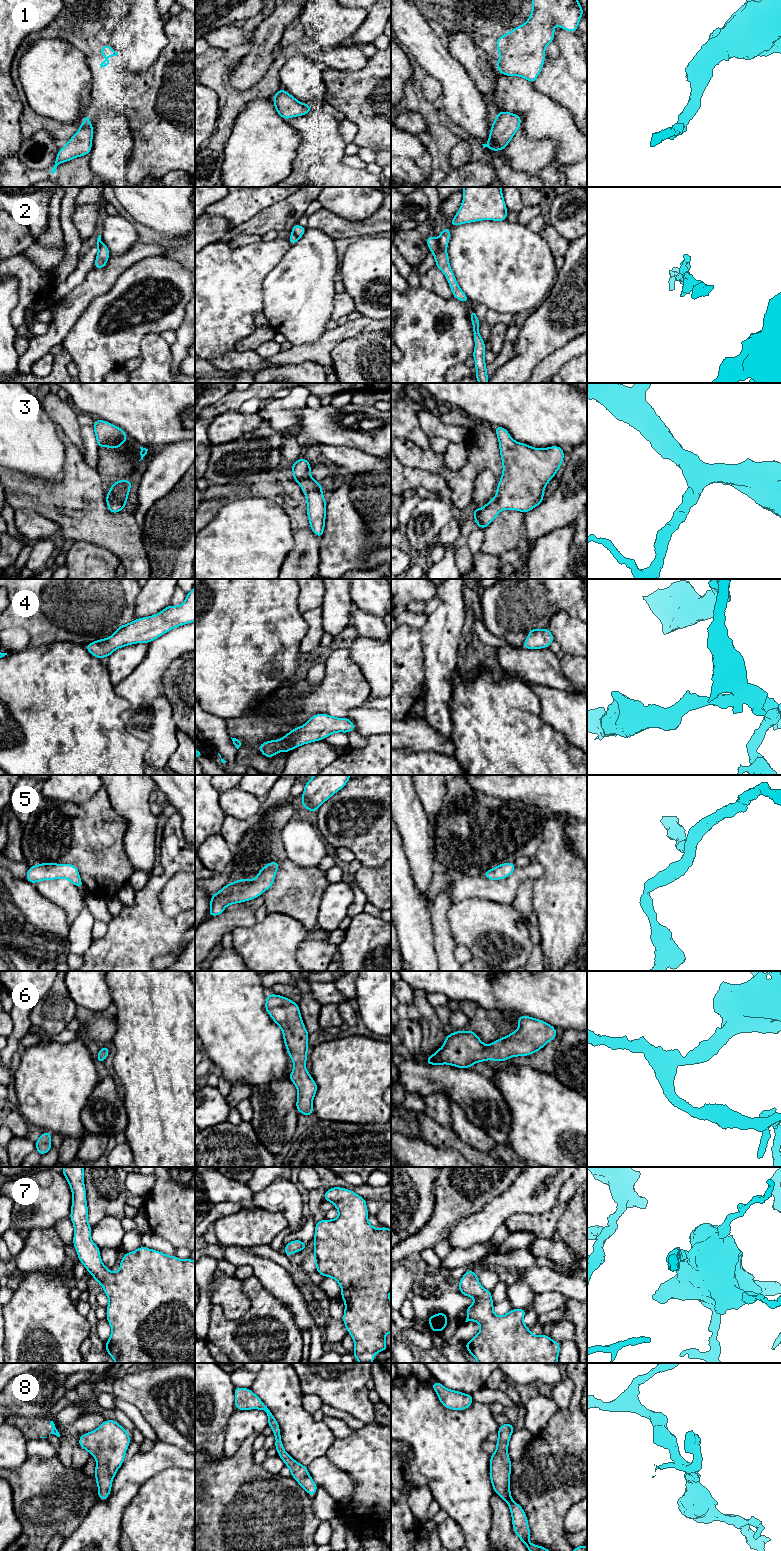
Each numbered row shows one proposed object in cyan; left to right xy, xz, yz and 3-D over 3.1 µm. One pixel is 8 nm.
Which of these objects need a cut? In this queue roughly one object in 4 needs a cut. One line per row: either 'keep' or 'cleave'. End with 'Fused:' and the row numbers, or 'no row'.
1: keep
2: cleave
3: keep
4: keep
5: keep
6: keep
7: keep
8: keep
Fused: 2

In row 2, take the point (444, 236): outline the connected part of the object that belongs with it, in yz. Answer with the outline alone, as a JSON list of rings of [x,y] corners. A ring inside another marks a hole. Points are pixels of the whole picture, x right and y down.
[[[447,227],[440,232],[439,235],[439,245],[442,250],[446,250],[449,244],[451,230]]]

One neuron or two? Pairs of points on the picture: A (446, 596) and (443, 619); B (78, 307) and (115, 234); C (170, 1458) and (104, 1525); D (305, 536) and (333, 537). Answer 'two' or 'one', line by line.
A: one
B: two
C: one
D: two

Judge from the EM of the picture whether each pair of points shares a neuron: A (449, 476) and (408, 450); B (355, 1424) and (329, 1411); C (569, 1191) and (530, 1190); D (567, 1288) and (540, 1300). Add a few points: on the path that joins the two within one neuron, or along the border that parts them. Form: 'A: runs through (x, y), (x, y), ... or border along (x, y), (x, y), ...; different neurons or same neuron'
A: runs through (439, 465), (437, 463), (420, 463), (418, 461); same neuron
B: runs through (349, 1419), (335, 1413); same neuron
C: border along (570, 1177), (561, 1187), (556, 1202), (546, 1211); different neurons
D: border along (535, 1293), (559, 1292), (568, 1298); different neurons

